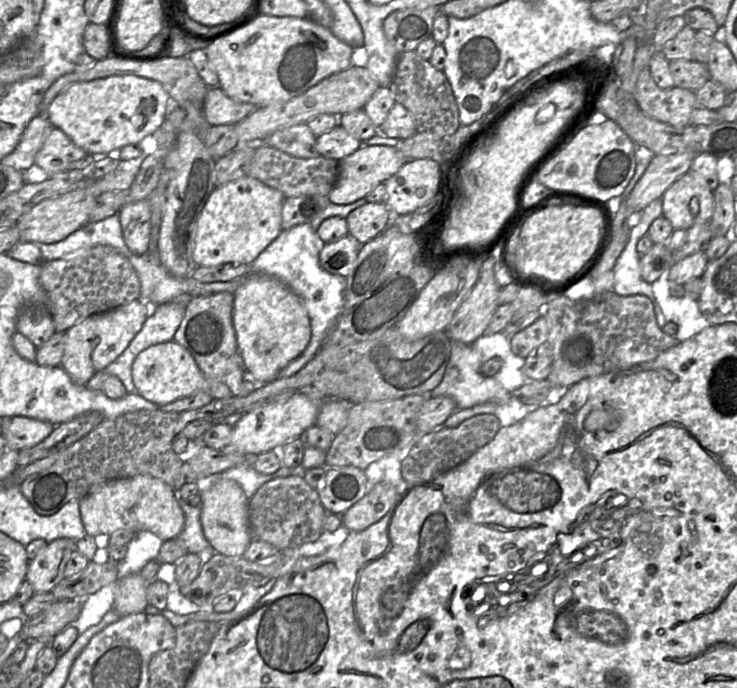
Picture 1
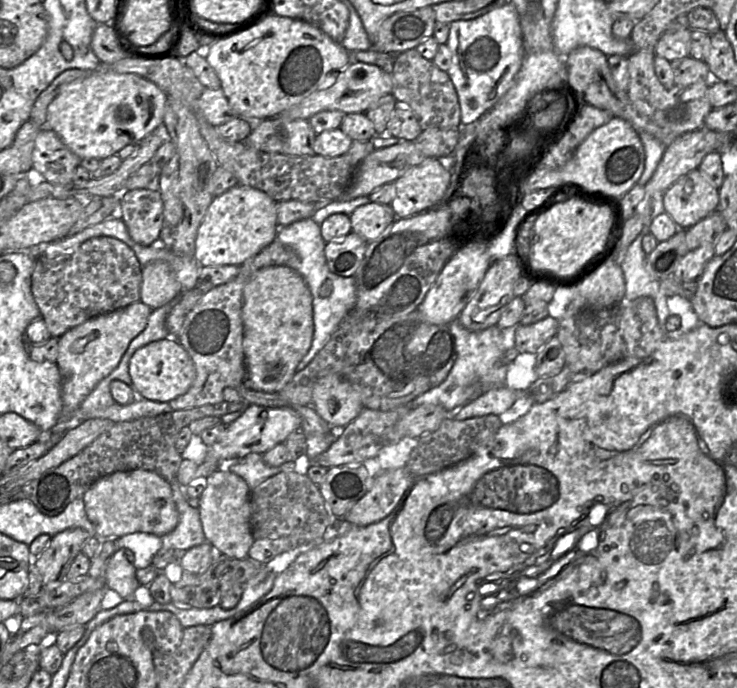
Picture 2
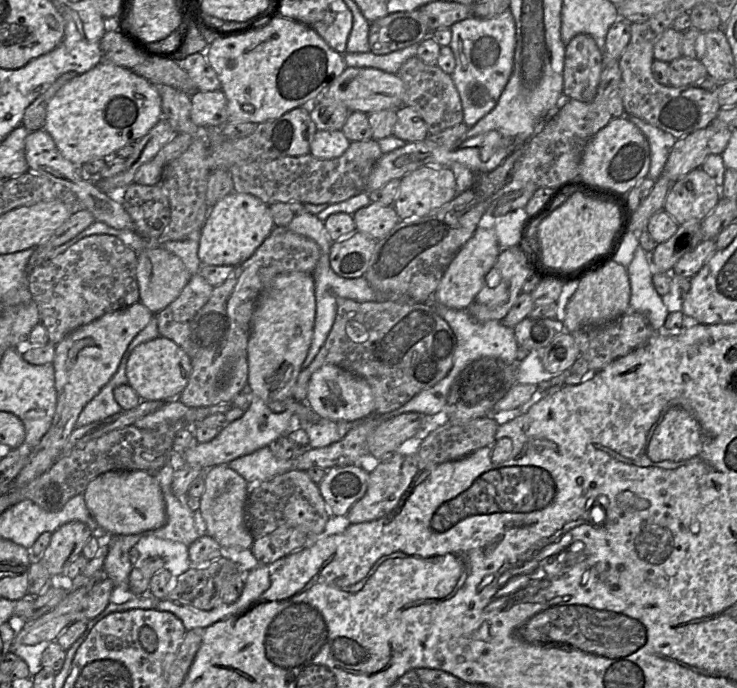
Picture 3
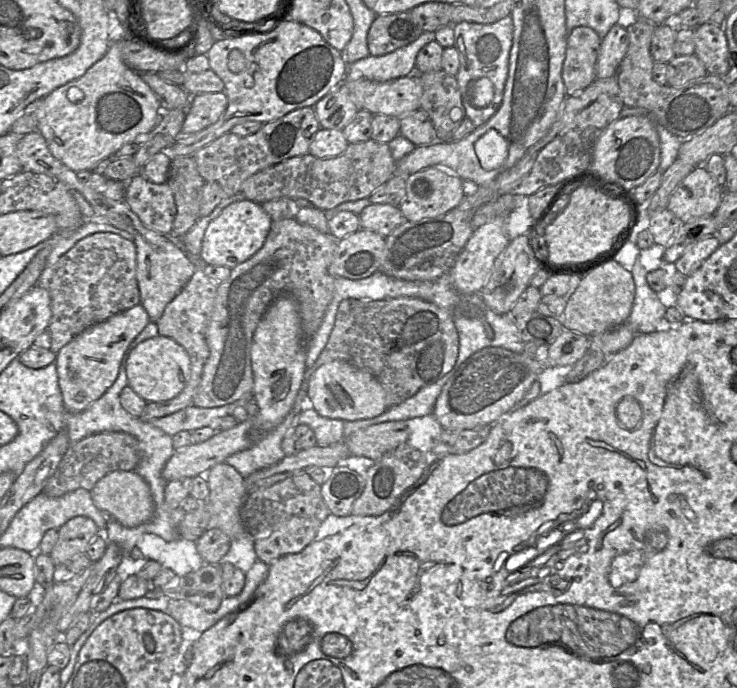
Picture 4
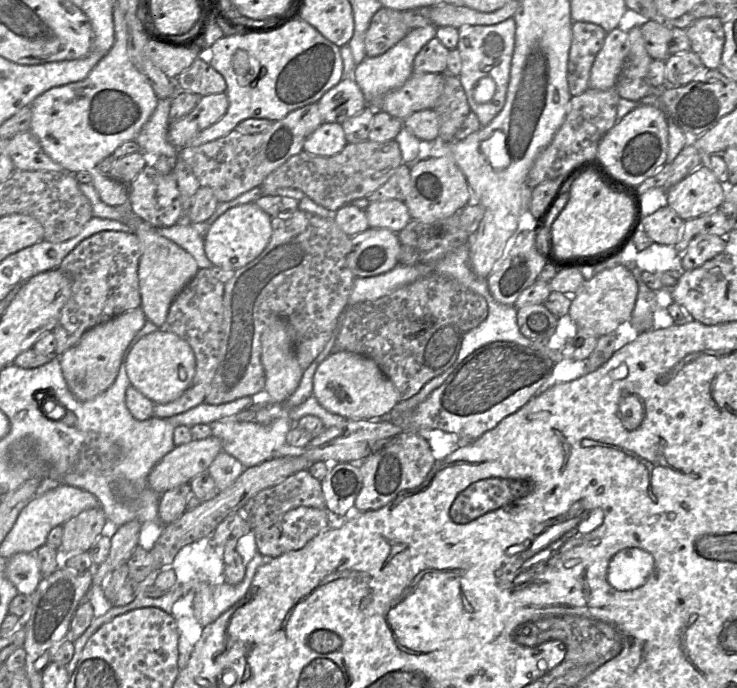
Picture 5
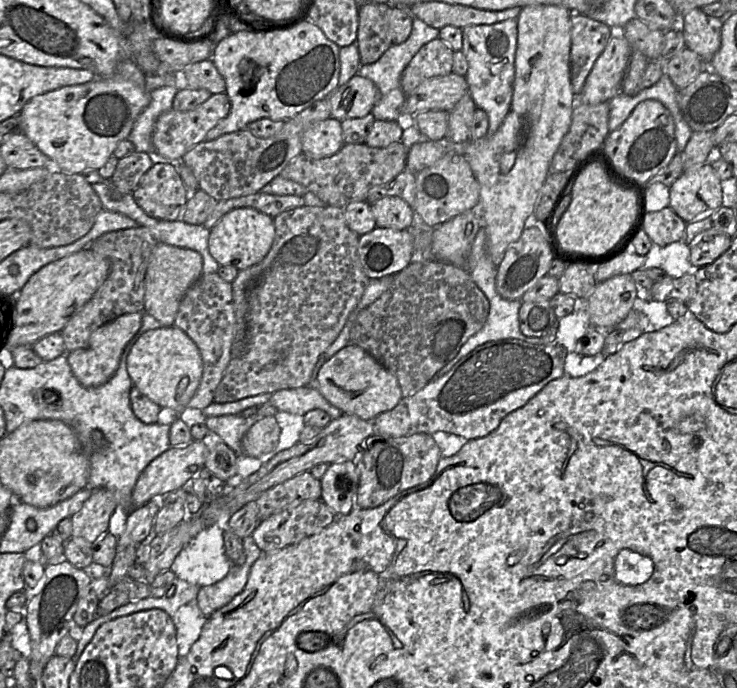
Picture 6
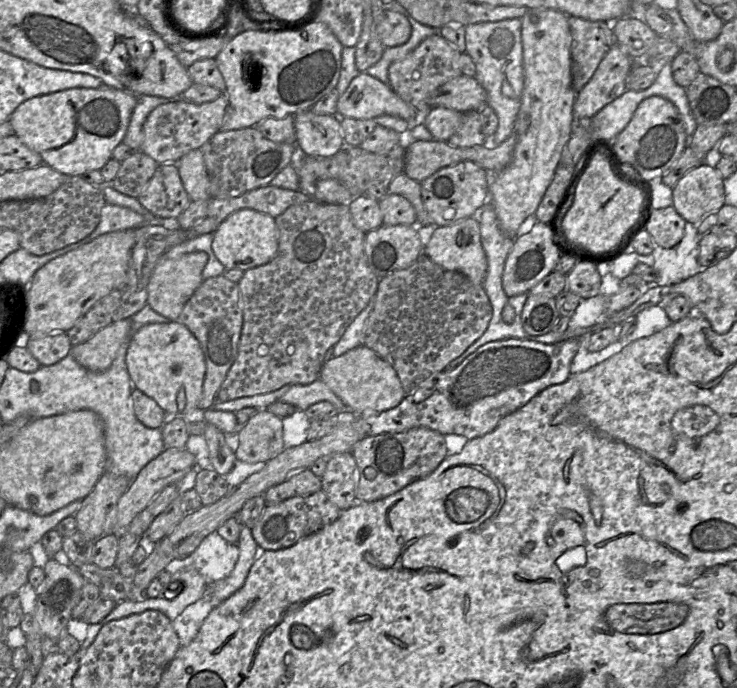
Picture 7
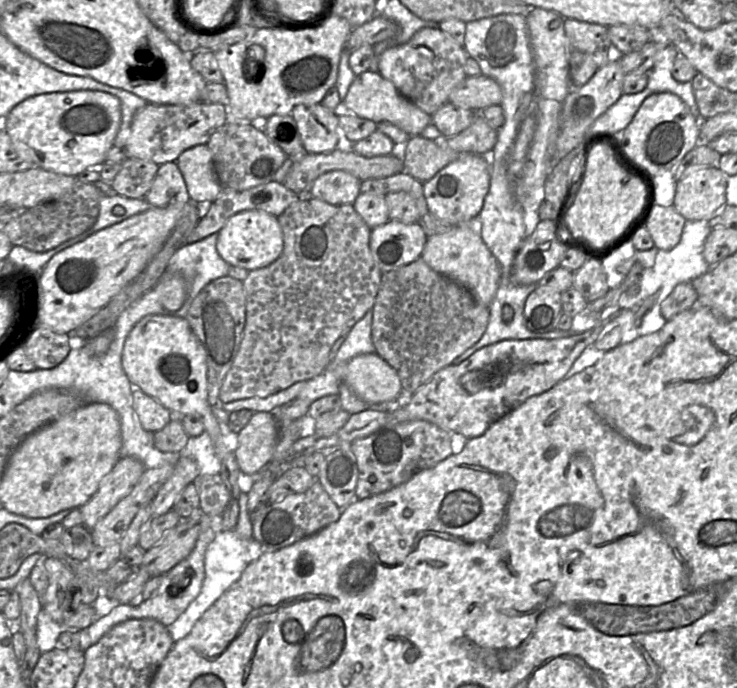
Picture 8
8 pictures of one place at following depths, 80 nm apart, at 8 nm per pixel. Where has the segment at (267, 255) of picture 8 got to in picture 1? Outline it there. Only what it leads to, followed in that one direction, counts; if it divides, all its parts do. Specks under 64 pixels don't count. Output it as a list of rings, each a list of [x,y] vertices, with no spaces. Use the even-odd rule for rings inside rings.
[[[248,175],[224,185],[216,185],[197,220],[193,248],[196,265],[250,265],[283,231],[282,207],[285,198],[282,192]]]

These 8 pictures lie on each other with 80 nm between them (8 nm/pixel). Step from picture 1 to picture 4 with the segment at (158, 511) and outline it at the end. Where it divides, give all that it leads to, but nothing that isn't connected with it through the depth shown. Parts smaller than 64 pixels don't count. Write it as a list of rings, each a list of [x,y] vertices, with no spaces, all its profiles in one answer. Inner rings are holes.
[[[135,471],[110,472],[94,485],[90,493],[99,510],[125,527],[137,527],[153,517],[154,504],[149,486]]]

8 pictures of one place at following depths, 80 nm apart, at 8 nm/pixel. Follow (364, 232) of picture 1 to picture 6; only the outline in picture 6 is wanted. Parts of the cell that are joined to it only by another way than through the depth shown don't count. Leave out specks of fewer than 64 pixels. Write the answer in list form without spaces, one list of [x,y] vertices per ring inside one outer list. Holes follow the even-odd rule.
[[[387,196],[371,204],[378,228],[407,230],[416,223],[414,209],[402,198]]]

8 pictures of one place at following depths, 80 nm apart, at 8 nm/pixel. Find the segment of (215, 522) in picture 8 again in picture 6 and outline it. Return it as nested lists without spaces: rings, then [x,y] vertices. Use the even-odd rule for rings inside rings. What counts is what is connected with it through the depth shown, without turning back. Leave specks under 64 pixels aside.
[[[212,525],[200,531],[180,551],[170,570],[177,578],[204,587],[222,580],[231,567],[225,553],[223,529]],[[196,600],[181,606],[172,617],[176,628],[179,660],[189,653],[192,645],[199,639],[207,618]]]

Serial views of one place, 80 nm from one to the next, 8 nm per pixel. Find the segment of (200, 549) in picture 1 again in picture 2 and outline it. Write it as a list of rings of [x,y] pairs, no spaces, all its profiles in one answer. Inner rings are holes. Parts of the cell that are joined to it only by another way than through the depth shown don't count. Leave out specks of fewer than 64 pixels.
[[[177,479],[168,482],[179,513],[179,521],[172,532],[159,537],[165,547],[170,547],[177,552],[185,552],[207,540],[200,521],[199,508],[193,508],[187,503],[188,495]]]

